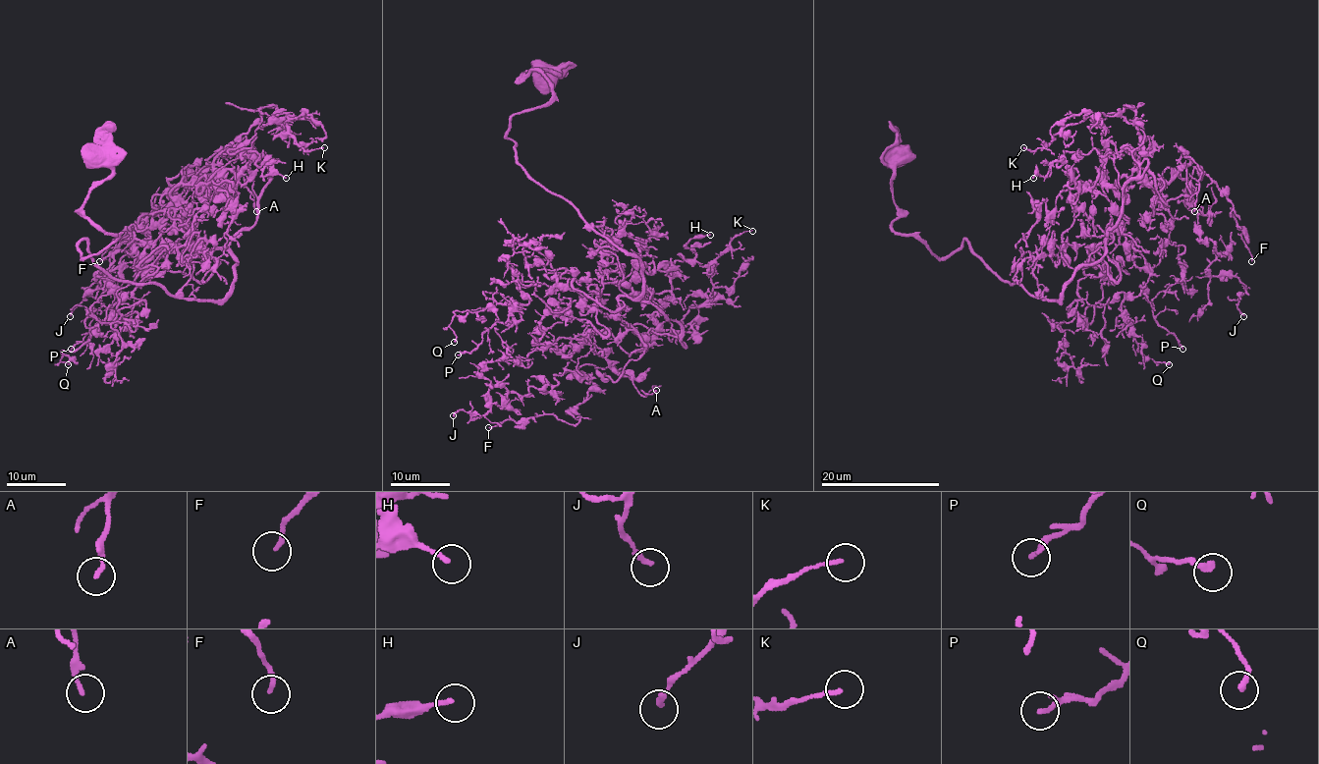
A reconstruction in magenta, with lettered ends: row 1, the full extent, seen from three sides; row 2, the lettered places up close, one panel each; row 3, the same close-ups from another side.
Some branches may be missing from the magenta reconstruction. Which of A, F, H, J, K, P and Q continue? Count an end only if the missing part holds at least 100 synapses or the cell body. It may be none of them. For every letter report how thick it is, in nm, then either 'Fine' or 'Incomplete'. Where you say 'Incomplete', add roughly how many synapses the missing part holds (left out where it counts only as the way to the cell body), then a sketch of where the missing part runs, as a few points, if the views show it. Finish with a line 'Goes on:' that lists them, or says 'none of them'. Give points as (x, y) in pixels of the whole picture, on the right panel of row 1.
A: Thickness 170 nm. Fine
F: Thickness 180 nm. Fine
H: Thickness 160 nm. Fine
J: Thickness 220 nm. Fine
K: Thickness 130 nm. Fine
P: Thickness 110 nm. Fine
Q: Thickness 240 nm. Fine
Goes on: none of them

